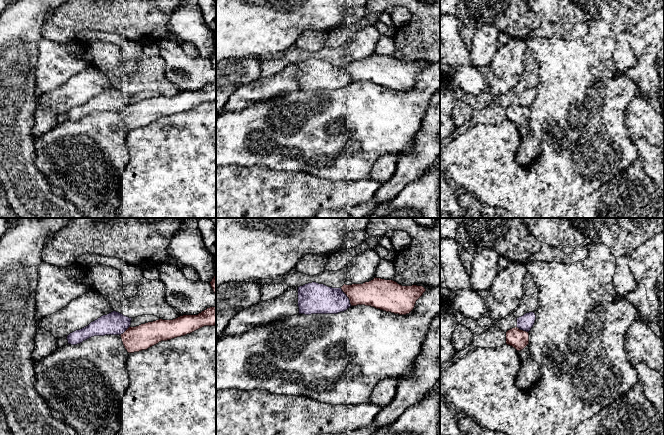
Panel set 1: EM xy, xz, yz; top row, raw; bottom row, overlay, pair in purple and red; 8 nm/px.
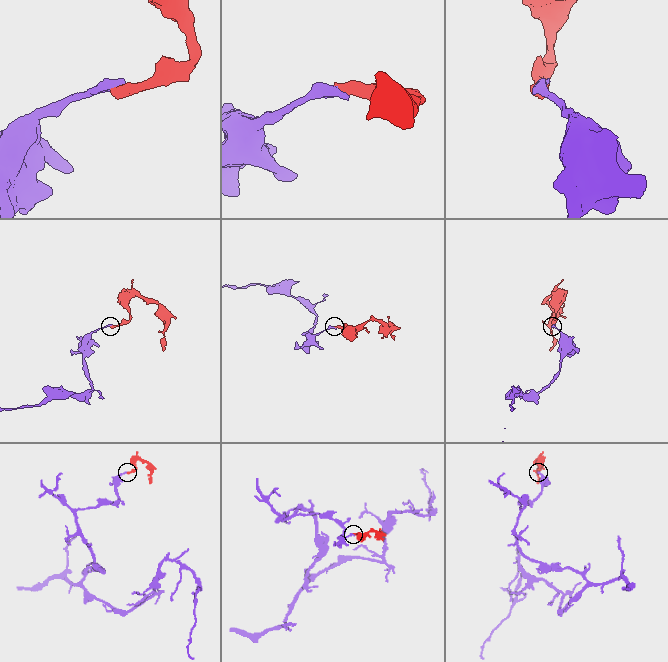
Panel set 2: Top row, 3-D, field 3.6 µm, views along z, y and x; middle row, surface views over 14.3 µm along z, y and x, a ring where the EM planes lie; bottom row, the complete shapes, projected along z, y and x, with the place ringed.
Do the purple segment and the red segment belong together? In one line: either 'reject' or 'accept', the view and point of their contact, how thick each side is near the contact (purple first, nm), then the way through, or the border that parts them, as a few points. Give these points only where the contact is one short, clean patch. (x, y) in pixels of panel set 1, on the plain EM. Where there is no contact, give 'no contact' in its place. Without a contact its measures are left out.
reject; meets purple in xz at (347, 73); 240 nm thick on the purple side, 240 nm on the other

